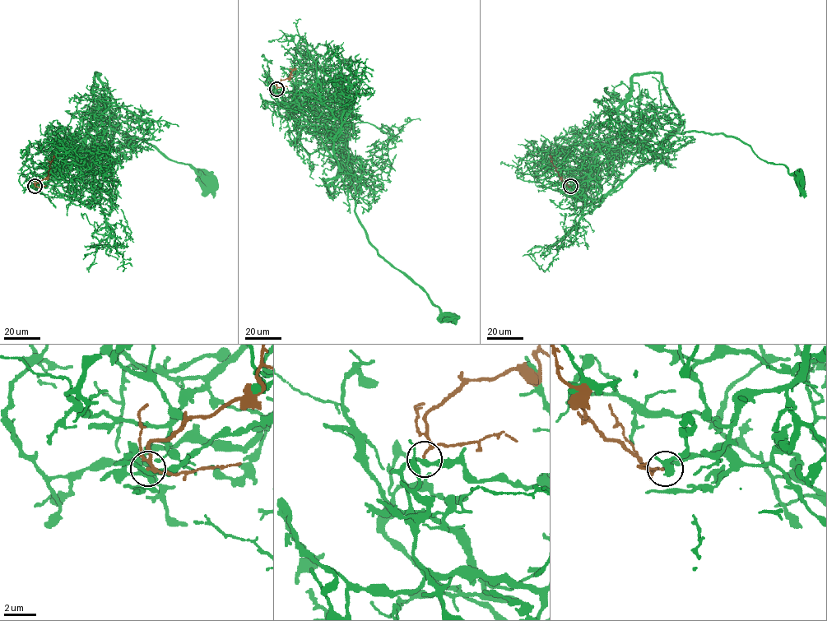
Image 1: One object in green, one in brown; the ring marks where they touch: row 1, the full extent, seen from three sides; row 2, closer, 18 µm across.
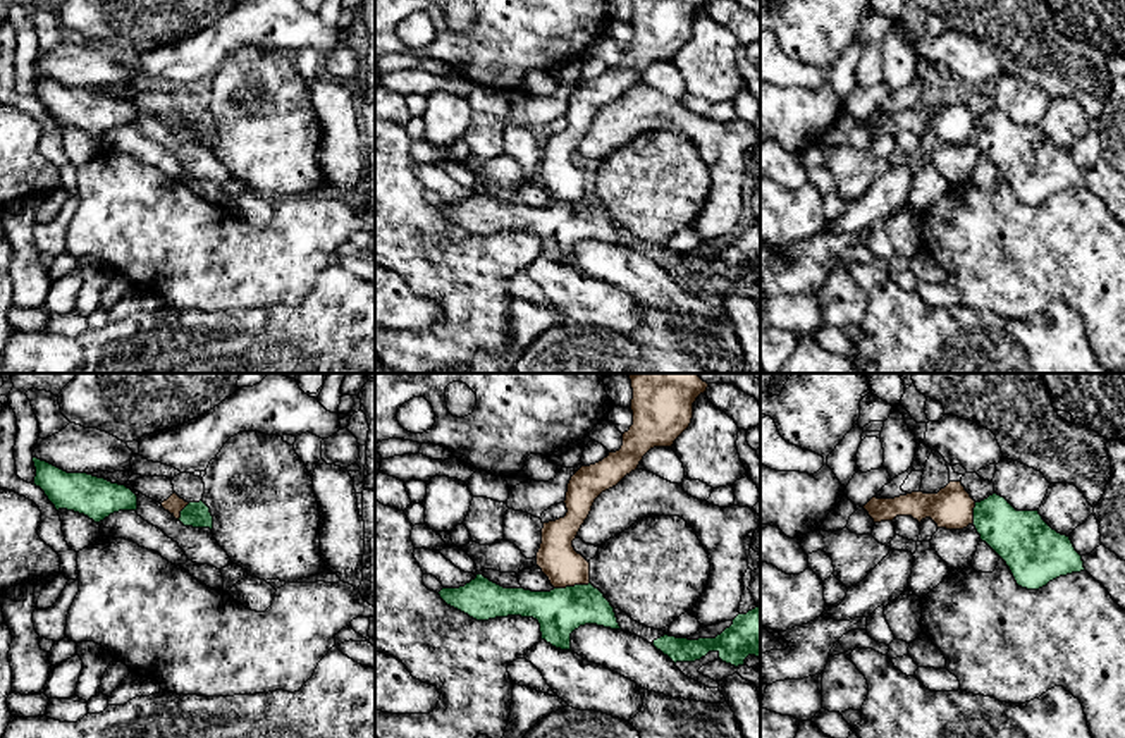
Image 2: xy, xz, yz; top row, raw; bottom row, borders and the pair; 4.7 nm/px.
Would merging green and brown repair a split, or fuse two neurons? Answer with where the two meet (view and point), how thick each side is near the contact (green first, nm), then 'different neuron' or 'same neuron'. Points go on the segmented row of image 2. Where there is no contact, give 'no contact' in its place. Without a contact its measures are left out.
meets green in xz at (571, 587); 220 nm thick on the green side, 190 nm on the other; different neuron

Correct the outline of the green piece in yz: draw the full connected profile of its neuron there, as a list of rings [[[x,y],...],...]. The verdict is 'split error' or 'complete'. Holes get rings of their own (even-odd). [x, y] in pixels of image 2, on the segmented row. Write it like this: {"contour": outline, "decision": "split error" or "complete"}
{"contour": [[[998,494],[975,502],[974,526],[1022,588],[1039,590],[1060,576],[1085,569],[1070,537],[1053,530],[1039,511],[1017,511]]], "decision": "complete"}

